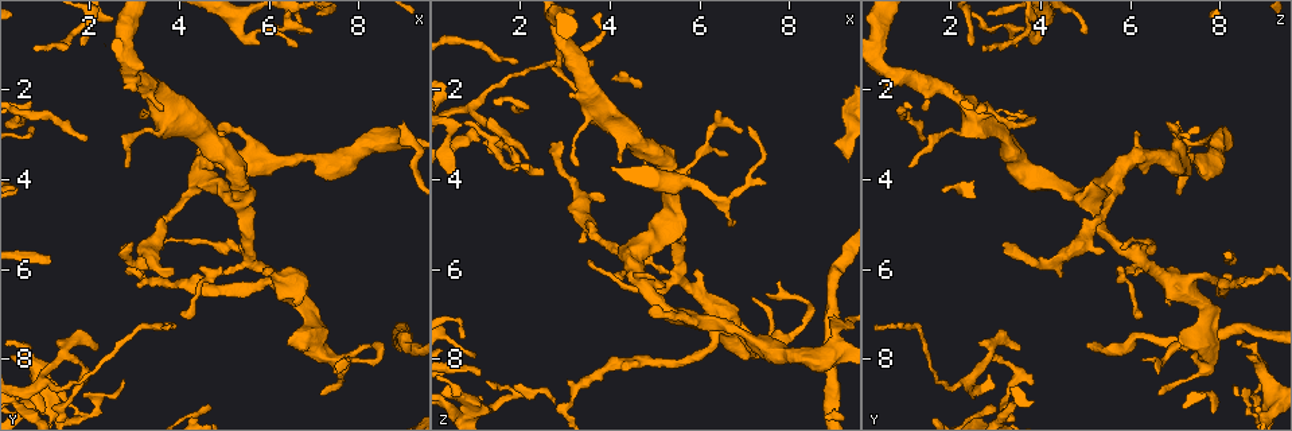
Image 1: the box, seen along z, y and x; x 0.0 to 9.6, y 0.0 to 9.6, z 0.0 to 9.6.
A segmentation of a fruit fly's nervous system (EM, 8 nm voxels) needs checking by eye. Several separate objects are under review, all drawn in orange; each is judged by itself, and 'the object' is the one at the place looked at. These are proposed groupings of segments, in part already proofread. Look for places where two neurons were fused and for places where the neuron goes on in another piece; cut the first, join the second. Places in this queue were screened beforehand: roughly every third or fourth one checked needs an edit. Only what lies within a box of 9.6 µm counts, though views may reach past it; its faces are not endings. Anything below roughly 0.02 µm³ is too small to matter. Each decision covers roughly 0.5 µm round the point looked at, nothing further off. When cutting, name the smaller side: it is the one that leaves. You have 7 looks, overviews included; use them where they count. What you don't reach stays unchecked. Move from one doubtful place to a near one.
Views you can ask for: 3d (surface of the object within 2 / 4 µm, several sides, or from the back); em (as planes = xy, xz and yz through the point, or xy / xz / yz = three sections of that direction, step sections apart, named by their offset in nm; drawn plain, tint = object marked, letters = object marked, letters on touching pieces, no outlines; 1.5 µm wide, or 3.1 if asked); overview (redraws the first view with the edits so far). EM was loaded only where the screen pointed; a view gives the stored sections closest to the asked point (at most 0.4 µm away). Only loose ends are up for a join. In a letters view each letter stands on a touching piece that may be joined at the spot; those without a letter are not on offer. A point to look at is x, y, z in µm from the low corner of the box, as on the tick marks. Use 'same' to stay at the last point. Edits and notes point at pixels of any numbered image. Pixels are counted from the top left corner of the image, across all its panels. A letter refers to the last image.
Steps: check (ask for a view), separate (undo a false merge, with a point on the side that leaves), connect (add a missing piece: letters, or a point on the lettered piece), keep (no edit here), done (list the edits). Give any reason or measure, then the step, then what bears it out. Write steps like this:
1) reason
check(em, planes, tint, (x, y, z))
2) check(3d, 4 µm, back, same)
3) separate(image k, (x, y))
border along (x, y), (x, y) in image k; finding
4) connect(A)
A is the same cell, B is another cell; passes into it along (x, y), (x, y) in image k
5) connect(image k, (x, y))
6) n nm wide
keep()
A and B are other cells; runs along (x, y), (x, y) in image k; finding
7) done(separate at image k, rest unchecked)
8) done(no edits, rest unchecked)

an open end
check(3d, 4 µm, back, (4.25, 2.40, 3.50))

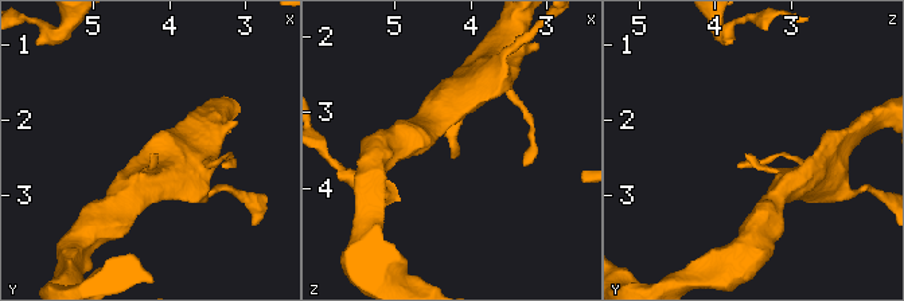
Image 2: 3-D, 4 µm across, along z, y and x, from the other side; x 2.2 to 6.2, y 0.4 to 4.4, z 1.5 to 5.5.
check(em, xy, step 8, letters, (4.30, 2.45, 3.60))

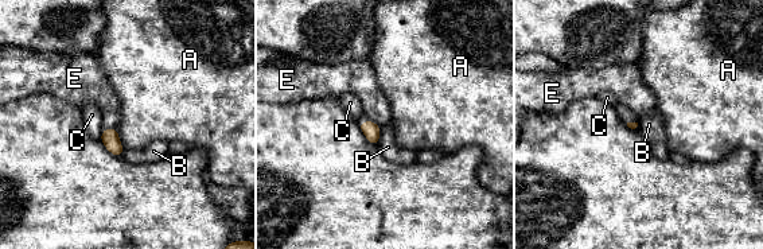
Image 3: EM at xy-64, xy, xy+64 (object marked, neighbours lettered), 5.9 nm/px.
another direction
check(em, planes, letters, same)

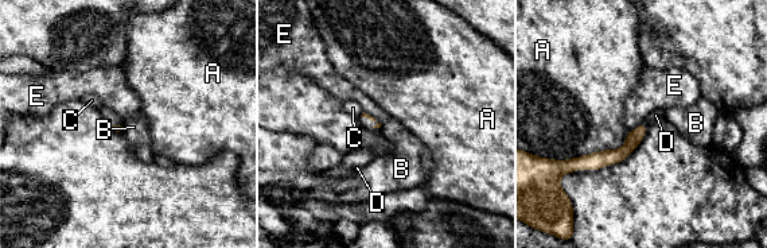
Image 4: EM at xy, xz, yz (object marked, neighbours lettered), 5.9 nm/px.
connect(D)
D is the same cell, A, B, C and E are other cells; passes into it along (633, 139), (645, 124), (655, 115) in image 4; it goes on there

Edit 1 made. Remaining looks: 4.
see it whole again
check(overview)

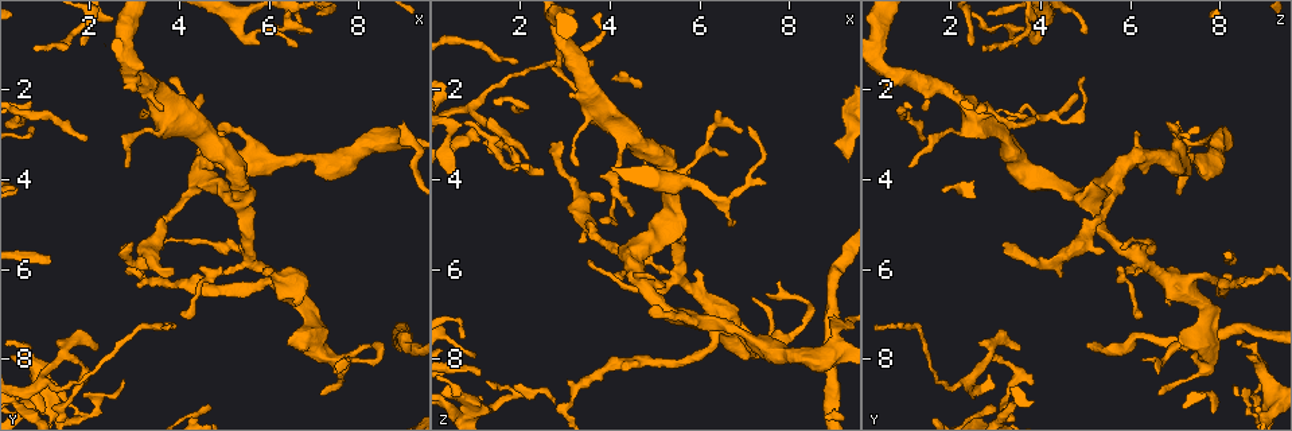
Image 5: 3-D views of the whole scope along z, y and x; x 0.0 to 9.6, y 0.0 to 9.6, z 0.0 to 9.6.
four arms meet
check(em, planes, letters, (5.60, 5.75, 6.15))

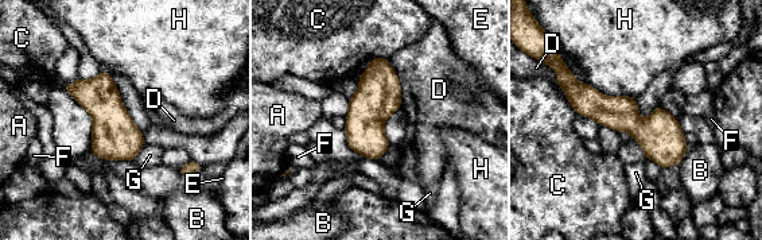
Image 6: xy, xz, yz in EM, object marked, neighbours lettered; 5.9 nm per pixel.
H touches over 300 nm
keep()
A, B, C, D, E, F, G and H are other cells; one neuron here

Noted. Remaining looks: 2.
done(connect at image 4, rest unchecked)

